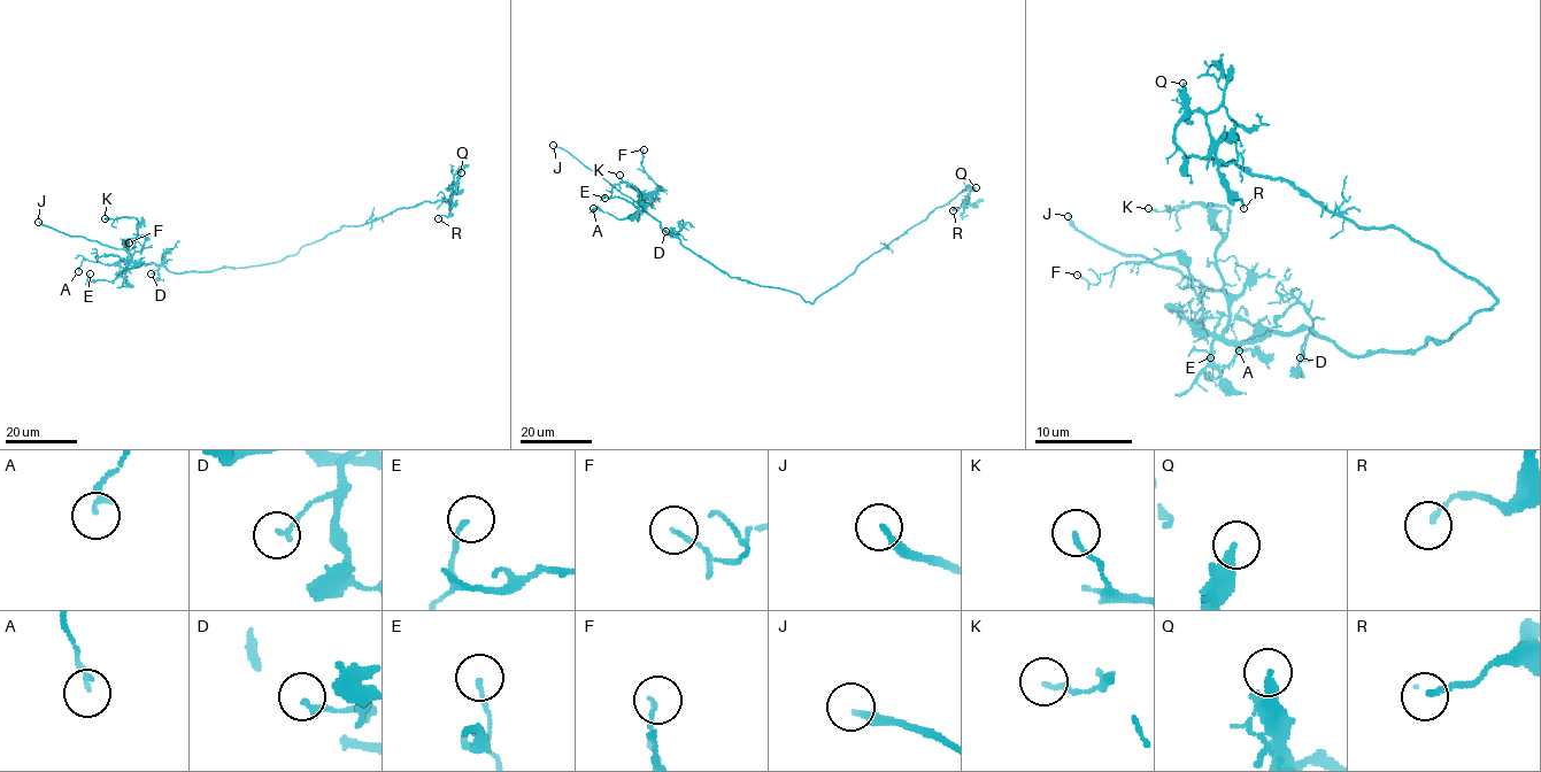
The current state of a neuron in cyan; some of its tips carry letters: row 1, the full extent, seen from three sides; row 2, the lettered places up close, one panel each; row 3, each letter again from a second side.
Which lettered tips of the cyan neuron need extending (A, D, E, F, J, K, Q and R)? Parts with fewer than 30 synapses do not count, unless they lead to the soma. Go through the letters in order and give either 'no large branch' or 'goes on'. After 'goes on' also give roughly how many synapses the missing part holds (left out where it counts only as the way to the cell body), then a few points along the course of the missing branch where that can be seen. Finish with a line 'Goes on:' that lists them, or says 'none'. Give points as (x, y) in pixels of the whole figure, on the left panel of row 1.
A: no large branch
D: no large branch
E: no large branch
F: no large branch
J: goes on
K: no large branch
Q: no large branch
R: no large branch
Goes on: J

